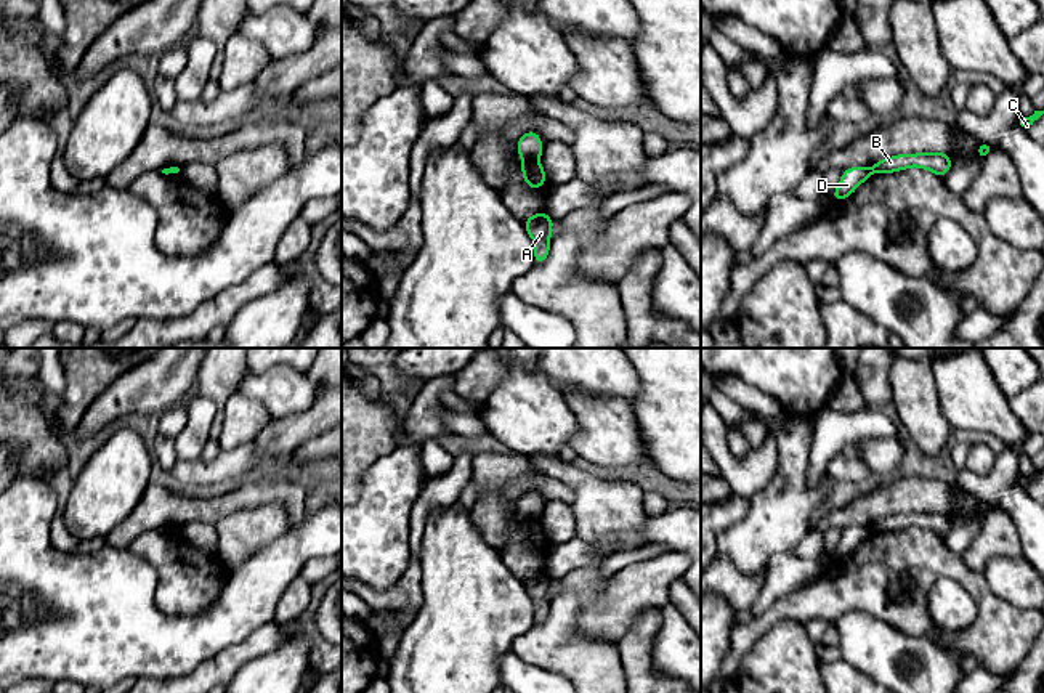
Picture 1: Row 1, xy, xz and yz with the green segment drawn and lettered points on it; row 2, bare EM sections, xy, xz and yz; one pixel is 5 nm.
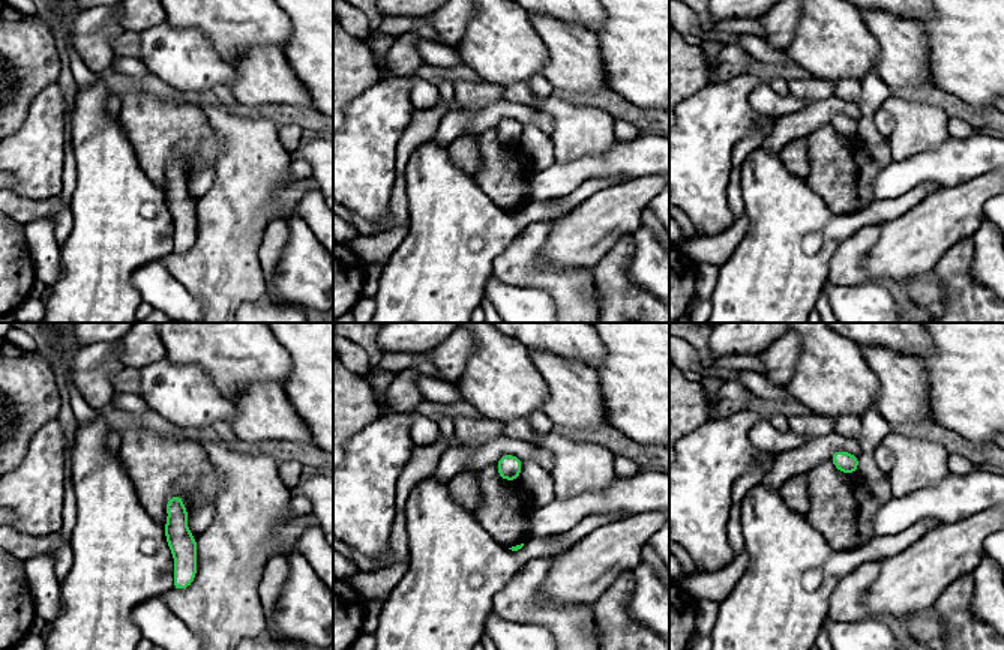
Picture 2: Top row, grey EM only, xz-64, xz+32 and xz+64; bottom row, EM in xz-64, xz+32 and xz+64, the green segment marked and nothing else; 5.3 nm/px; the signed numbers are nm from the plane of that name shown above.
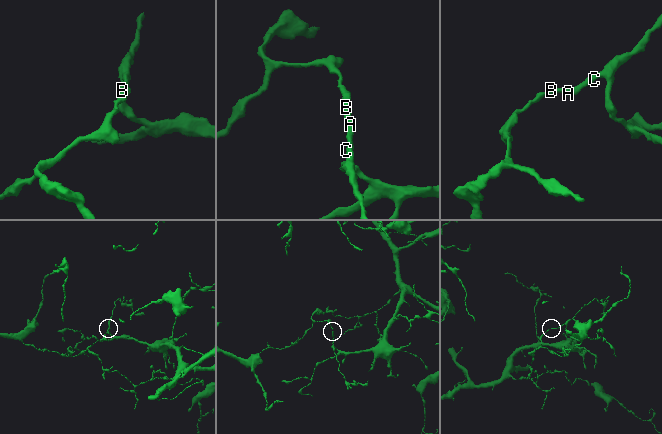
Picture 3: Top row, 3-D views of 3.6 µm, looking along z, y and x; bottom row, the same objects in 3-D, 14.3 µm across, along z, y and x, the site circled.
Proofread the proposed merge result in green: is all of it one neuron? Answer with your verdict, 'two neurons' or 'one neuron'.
two neurons

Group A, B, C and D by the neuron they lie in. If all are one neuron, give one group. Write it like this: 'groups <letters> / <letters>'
groups A B C / D

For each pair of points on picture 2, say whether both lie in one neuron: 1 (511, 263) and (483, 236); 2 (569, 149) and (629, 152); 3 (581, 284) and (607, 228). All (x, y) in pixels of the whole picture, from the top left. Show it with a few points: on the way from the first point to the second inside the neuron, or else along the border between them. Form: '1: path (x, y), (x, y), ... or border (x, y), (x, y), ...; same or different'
1: border (524, 227), (494, 260), (492, 275); different
2: border (616, 140), (602, 153), (583, 155), (572, 161); different
3: border (553, 266), (557, 269), (590, 270); different

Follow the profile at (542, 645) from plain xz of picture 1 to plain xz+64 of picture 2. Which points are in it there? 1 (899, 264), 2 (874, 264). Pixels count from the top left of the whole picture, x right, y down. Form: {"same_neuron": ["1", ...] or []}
{"same_neuron": []}

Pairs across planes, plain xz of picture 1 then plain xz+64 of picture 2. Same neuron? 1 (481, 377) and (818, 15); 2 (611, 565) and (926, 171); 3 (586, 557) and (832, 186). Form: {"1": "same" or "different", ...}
{"1": "different", "2": "different", "3": "different"}

